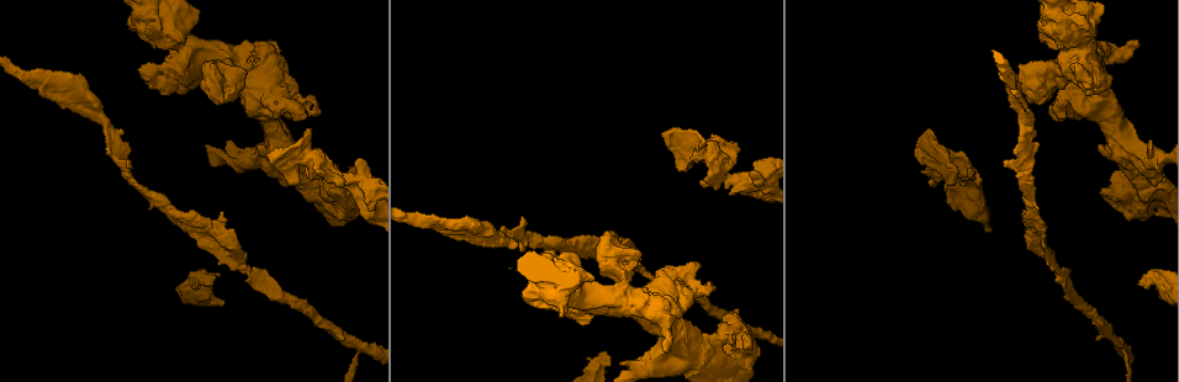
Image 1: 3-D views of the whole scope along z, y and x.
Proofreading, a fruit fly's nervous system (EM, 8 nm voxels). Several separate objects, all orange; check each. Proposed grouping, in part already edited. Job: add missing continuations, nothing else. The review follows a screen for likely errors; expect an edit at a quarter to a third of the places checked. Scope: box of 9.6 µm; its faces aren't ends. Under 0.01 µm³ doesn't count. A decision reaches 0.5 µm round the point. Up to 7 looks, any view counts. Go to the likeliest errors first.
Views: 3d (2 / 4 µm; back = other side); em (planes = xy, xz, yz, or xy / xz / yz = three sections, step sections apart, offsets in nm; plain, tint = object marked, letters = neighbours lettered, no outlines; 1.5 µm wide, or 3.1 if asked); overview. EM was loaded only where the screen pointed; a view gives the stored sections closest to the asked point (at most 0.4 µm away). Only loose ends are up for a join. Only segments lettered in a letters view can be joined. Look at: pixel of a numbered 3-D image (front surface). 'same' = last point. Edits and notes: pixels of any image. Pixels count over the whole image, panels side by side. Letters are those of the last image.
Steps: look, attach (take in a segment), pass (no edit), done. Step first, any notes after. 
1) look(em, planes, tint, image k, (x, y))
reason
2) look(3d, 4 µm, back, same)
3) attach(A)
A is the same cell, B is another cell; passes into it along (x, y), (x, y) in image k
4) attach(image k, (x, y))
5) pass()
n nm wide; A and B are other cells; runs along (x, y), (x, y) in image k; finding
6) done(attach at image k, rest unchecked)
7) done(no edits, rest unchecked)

look(3d, 4 µm, image 1, (214, 284))
thick end

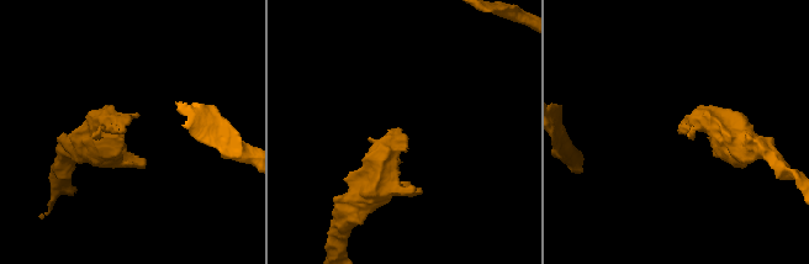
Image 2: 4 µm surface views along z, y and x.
look(em, planes, letters, image 2, (125, 129))

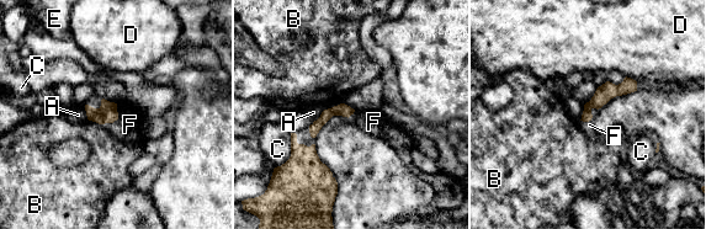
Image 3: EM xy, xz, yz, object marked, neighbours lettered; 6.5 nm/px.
attach(F)
F is the same cell, A, B, C, D and E are other cells; passes into it along (606, 91), (590, 113), (589, 124) in image 3; the cell continues

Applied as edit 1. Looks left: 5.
look(overview)
see it whole again

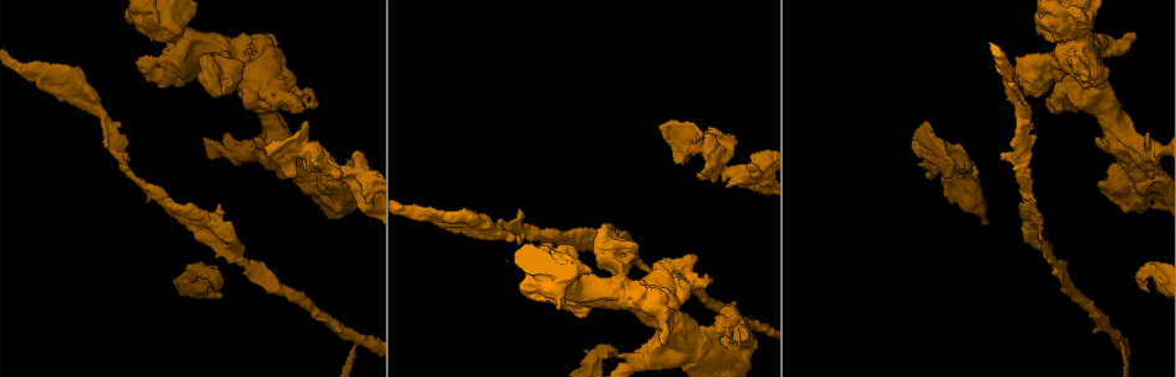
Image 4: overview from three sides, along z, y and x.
look(em, planes, letters, image 4, (335, 156))
an open end

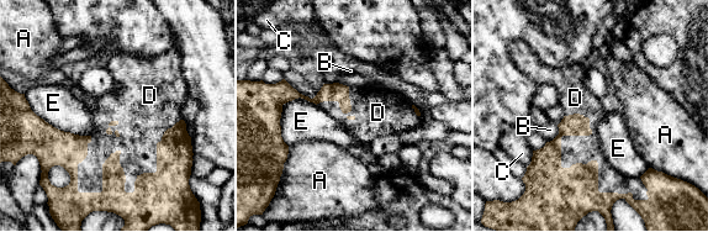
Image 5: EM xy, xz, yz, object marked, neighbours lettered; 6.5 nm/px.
attach(D)
D is the same cell, A, B, C and E are other cells; passes into it along (159, 198), (123, 188), (138, 153) in image 5; the cell continues

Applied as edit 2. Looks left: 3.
look(em, yz, step 8, tint, image 4, (931, 177))
branch stops here

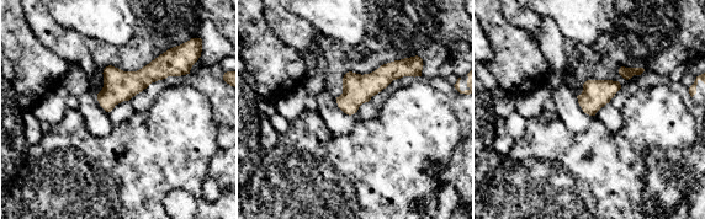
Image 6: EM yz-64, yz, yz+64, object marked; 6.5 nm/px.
look(em, planes, letters, same)
another direction

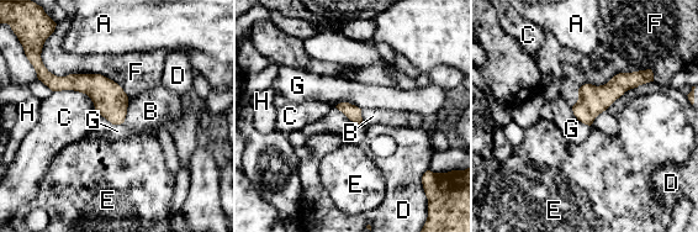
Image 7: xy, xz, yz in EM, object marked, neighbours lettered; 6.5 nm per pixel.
pass()
A, B, C, D, E, F, G and H are other cells; runs along (650, 75), (623, 82), (576, 111) in image 7; no lettered segment goes on from it

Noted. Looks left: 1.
done(attach at image 3, attach at image 5, rest unchecked)

